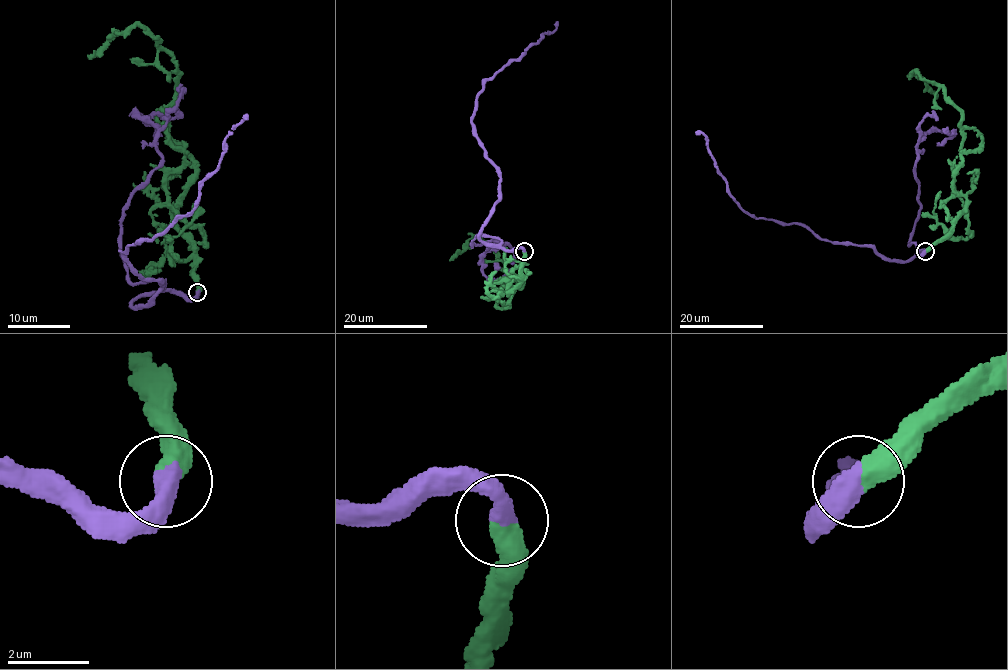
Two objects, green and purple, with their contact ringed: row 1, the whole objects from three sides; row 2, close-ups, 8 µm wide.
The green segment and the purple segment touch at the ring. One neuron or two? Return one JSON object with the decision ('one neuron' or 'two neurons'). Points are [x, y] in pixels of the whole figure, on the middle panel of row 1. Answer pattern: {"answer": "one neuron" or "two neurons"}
{"answer": "one neuron"}

